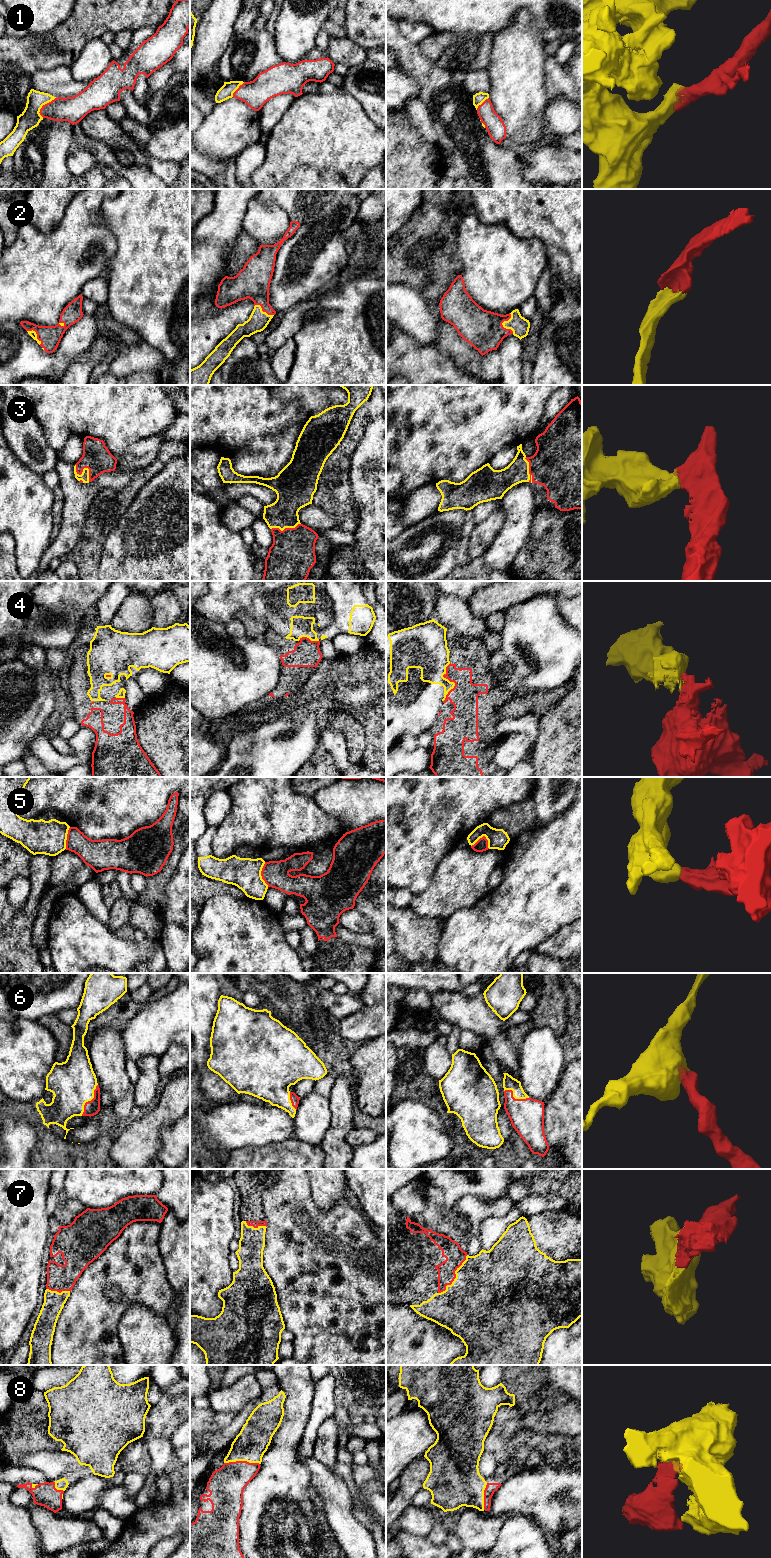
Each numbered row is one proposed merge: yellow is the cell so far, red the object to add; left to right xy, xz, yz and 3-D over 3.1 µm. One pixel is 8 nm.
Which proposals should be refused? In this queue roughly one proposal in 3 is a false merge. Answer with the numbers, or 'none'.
4, 5

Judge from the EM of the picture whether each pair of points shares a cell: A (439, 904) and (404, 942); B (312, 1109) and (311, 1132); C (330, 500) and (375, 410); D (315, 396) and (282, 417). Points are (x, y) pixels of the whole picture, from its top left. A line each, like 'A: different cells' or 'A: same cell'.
A: different cells
B: same cell
C: same cell
D: different cells

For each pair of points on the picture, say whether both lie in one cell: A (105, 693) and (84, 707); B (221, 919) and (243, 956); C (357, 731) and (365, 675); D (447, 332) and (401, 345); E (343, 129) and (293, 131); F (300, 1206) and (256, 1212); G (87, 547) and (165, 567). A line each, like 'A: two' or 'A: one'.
A: two
B: one
C: two
D: two
E: one
F: two
G: two

